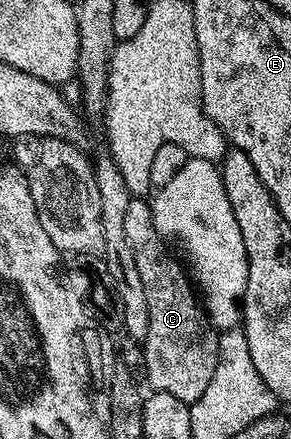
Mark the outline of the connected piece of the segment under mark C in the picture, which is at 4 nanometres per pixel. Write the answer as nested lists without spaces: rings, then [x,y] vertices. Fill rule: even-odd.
[[[133,197],[130,208],[126,208],[126,240],[130,244],[130,252],[134,252],[134,264],[138,264],[138,277],[142,280],[142,289],[146,292],[146,308],[150,308],[150,320],[146,332],[142,335],[142,345],[144,347],[144,368],[143,377],[148,377],[148,382],[153,391],[158,393],[169,393],[177,400],[182,400],[189,404],[196,402],[202,396],[202,392],[206,392],[206,388],[210,385],[210,380],[214,377],[214,368],[218,368],[218,348],[220,347],[220,334],[215,326],[208,320],[208,315],[202,305],[201,299],[198,297],[197,291],[194,289],[194,283],[190,277],[189,271],[168,251],[169,243],[157,232],[156,225],[152,223],[152,208],[143,197]]]

